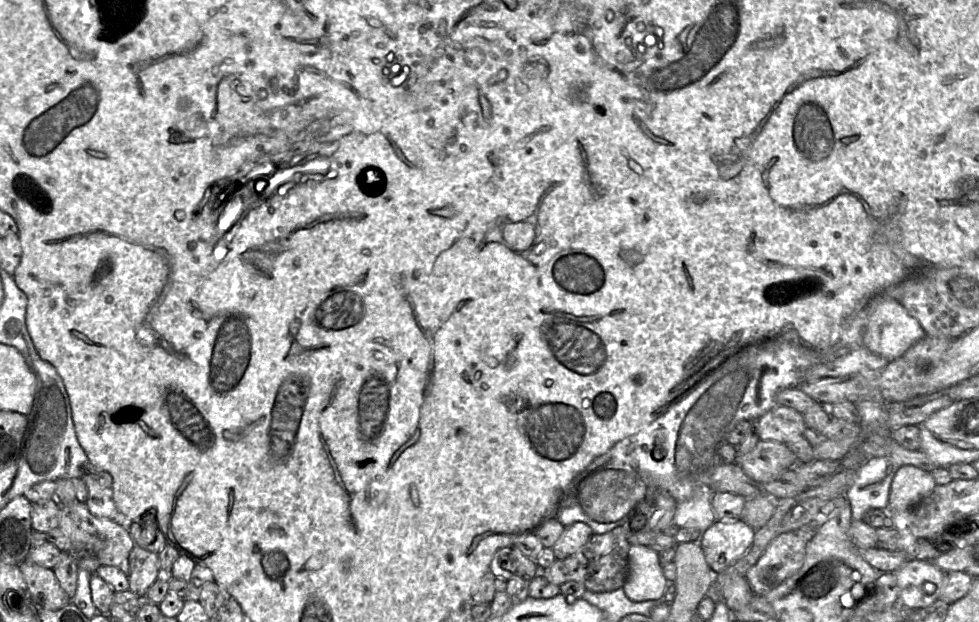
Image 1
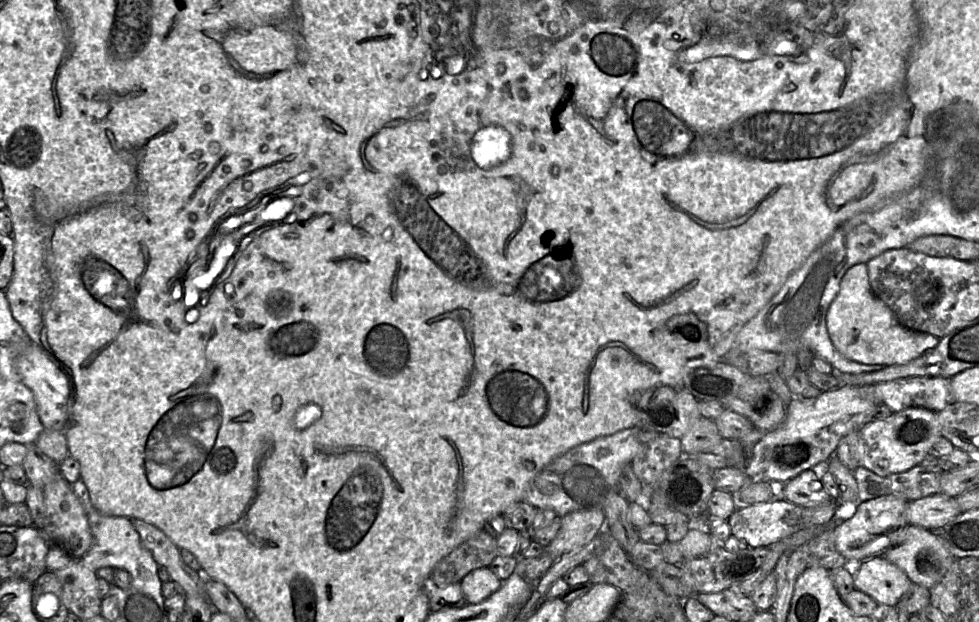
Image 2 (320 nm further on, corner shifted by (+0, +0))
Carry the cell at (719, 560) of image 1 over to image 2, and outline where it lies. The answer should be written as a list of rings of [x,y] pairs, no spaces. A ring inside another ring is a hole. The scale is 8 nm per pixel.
[[[774,497],[768,502],[739,506],[726,523],[730,534],[745,541],[749,547],[769,548],[801,529],[830,522],[838,504],[839,501],[833,500],[816,507],[802,507],[790,503],[782,497]]]

